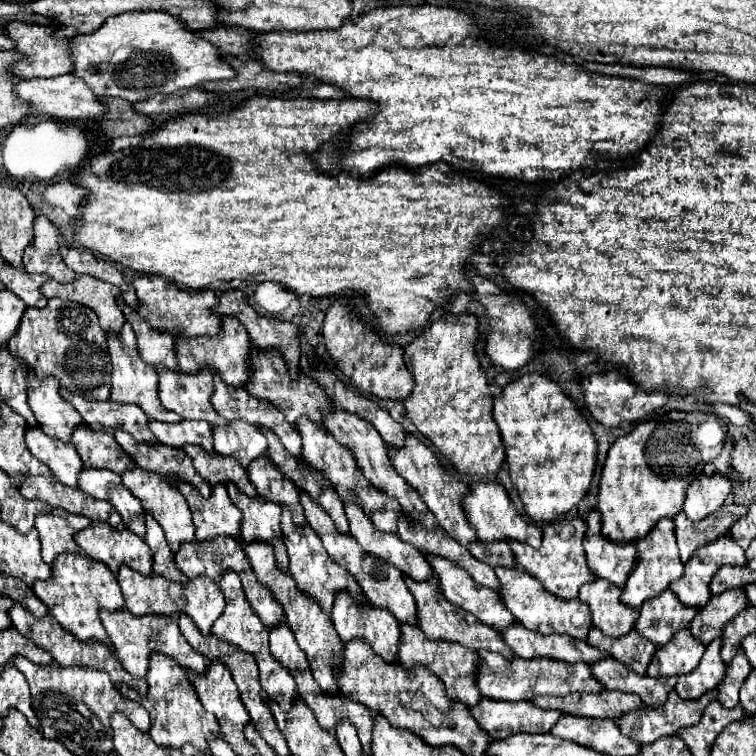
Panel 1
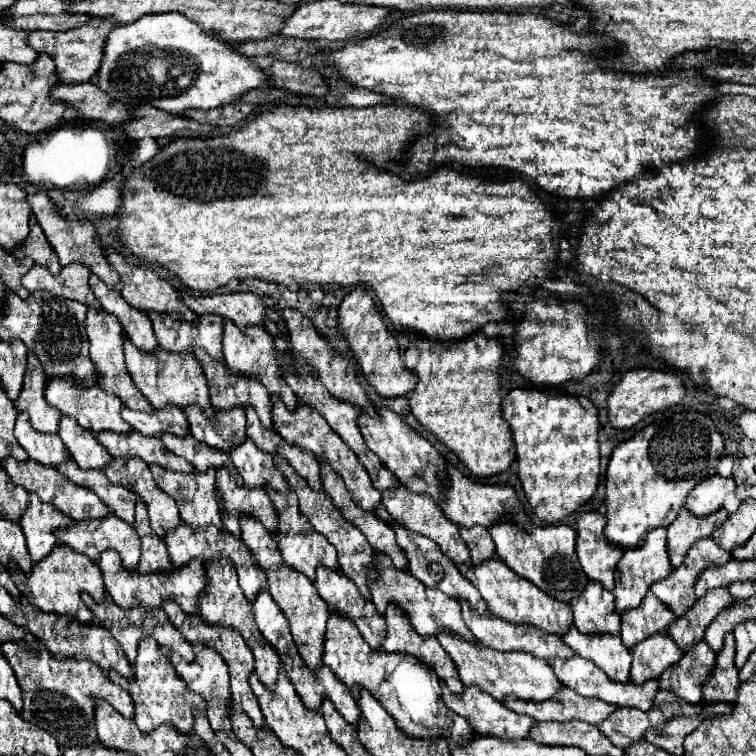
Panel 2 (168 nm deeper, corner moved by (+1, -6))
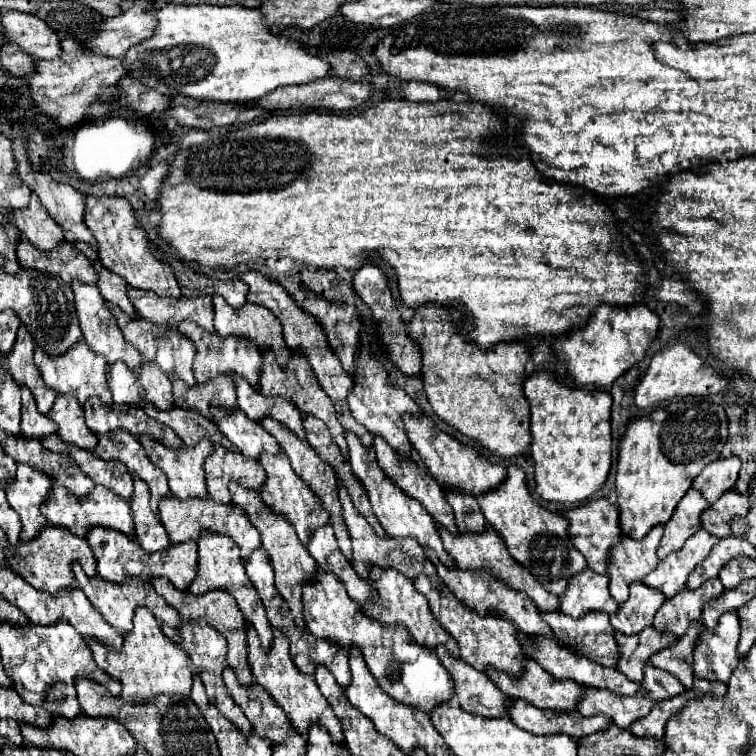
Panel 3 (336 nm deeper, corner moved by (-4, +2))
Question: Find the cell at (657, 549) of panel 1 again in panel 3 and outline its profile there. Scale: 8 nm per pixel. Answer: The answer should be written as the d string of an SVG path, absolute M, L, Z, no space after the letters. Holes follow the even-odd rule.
M655 526L641 542L621 536L621 540L611 548L607 562L609 590L611 596L621 604L629 596L629 584L643 580L659 564L657 546L663 536L663 526Z

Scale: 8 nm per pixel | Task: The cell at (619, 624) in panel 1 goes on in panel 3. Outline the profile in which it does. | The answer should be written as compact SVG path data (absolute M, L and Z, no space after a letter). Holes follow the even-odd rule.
M587 568L569 578L567 590L559 596L559 610L573 618L581 618L581 614L587 614L589 610L615 614L619 604L613 602L607 586L609 580L605 574L597 574Z

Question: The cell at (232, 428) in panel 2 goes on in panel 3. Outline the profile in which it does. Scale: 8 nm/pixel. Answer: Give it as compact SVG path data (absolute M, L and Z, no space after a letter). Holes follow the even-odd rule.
M217 376L205 384L195 384L193 388L185 386L185 382L181 382L179 378L171 378L171 382L175 406L179 408L199 410L209 420L211 420L209 404L225 406L227 410L235 408L235 386L229 376Z

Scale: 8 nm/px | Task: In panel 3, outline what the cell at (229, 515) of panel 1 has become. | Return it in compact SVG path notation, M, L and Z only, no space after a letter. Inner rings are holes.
M141 434L139 442L149 454L151 462L159 466L169 478L169 490L177 498L205 498L205 472L201 470L205 456L213 450L213 444L207 438L201 438L195 446L169 448L161 446L153 436Z

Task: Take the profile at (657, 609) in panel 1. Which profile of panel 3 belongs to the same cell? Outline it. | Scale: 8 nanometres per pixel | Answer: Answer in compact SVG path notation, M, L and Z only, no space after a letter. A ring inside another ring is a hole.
M631 582L629 586L631 594L619 610L609 616L609 622L615 630L623 634L637 634L643 628L651 626L655 612L665 602L665 596L657 590L649 590L643 586L643 582Z

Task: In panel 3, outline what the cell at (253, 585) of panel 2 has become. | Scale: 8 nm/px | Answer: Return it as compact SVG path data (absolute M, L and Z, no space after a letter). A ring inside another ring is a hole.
M167 496L167 498L161 498L161 502L159 502L159 520L165 526L165 530L169 534L169 540L173 544L181 544L181 542L187 542L187 540L197 540L201 530L213 530L213 532L231 536L237 542L237 546L241 548L241 558L243 560L251 554L251 550L261 546L259 530L249 522L245 512L235 504L219 504L219 502L213 502L211 498L181 500L181 498L175 498L175 496Z

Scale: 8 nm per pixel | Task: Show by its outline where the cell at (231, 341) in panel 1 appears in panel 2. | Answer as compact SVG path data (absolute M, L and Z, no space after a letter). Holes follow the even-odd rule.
M150 314L150 320L154 324L154 334L164 350L180 354L198 346L204 348L214 360L224 362L224 318L206 314L200 316L200 322L196 322L196 326L190 326L190 322L176 322L166 314Z

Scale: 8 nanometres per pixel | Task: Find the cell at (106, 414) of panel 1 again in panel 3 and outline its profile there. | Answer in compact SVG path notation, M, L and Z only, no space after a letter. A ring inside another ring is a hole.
M79 340L77 344L73 344L65 354L61 356L47 356L41 348L35 350L35 364L39 366L43 380L47 382L49 388L57 390L57 392L65 392L65 394L73 394L81 404L85 404L87 398L91 396L99 396L105 404L113 404L111 400L111 390L107 386L107 378L105 378L105 368L107 368L107 360L99 354L95 354L83 340Z

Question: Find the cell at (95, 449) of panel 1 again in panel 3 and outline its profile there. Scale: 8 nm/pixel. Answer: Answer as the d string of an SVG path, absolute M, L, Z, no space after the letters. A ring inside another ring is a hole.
M57 394L53 410L49 410L47 416L59 426L57 434L67 444L75 444L85 450L93 450L97 444L95 434L85 426L81 404L71 394Z

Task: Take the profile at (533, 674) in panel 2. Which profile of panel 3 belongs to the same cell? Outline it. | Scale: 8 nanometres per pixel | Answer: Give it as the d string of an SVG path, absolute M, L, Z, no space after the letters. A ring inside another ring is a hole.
M425 574L417 576L413 580L413 586L417 592L425 594L429 600L429 608L433 616L445 626L445 630L457 640L461 650L461 660L471 664L477 670L485 670L487 666L495 666L497 670L503 670L507 674L521 674L523 660L525 660L525 642L527 638L513 628L513 622L507 622L505 618L499 618L497 614L475 614L475 610L469 610L461 600L457 600L451 590L443 584L441 588L435 588Z

